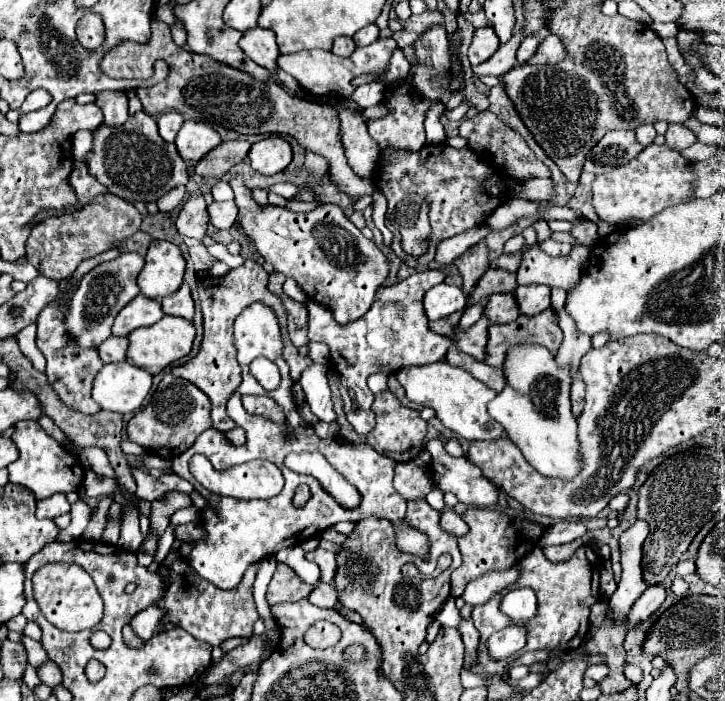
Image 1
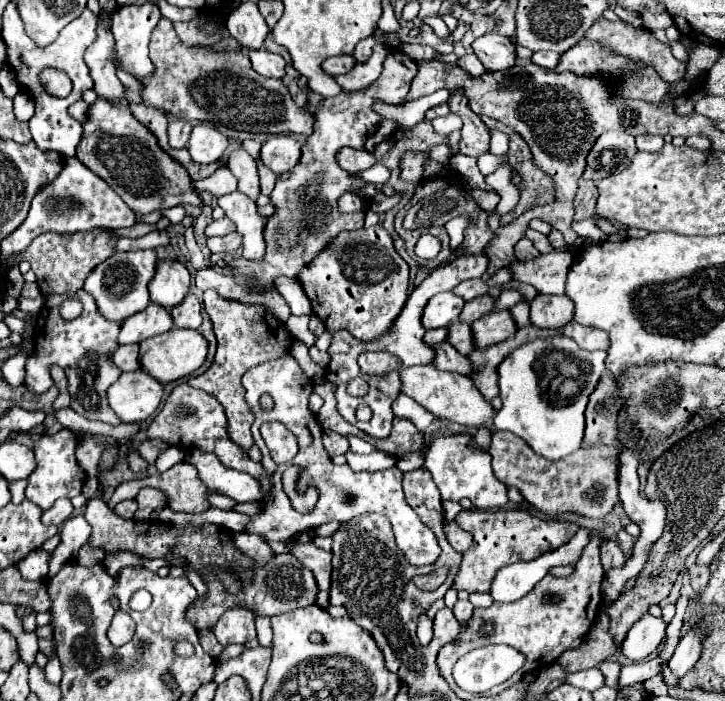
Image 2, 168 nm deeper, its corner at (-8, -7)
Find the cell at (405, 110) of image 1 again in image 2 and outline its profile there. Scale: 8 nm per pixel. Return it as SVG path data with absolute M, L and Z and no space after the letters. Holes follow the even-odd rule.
M407 152L401 160L401 178L405 182L417 182L423 178L423 162L425 162L427 154L425 152Z

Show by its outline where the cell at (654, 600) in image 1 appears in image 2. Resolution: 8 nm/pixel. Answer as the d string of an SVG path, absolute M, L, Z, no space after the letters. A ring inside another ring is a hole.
M645 614L627 632L625 640L619 646L619 652L627 660L637 662L637 660L643 660L643 658L651 656L657 650L657 646L663 642L663 638L665 638L663 618L655 618L651 614Z

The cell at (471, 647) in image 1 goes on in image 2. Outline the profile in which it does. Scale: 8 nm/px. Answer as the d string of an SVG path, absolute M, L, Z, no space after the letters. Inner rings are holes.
M457 600L453 606L453 614L461 624L465 624L471 618L471 612L473 612L473 604L469 600Z

